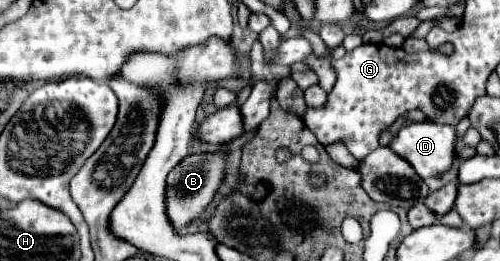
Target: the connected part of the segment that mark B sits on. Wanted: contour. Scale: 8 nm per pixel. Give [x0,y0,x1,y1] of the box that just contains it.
[166,153,224,229]

